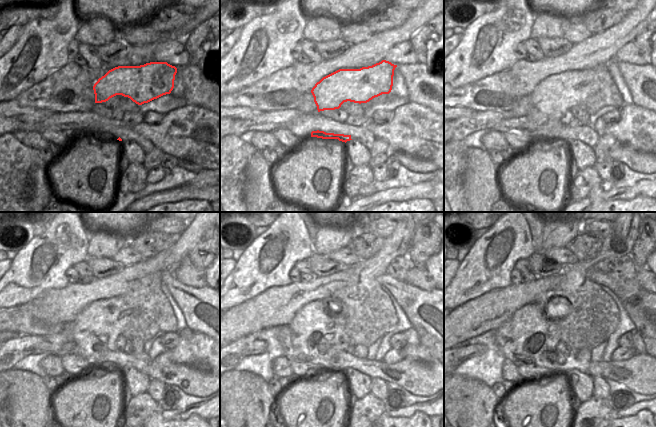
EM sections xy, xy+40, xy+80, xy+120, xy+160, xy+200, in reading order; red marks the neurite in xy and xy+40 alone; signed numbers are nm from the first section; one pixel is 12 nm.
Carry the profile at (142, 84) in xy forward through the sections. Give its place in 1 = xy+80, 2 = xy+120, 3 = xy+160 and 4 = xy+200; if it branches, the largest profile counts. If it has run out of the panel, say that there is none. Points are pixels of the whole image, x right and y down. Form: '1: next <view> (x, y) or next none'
1: next xy+80 (555, 95)
2: next xy+120 (97, 327)
3: next xy+160 (315, 334)
4: next xy+200 (529, 337)

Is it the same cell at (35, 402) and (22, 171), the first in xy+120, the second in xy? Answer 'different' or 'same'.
different

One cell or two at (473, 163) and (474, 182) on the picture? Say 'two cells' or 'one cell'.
one cell

